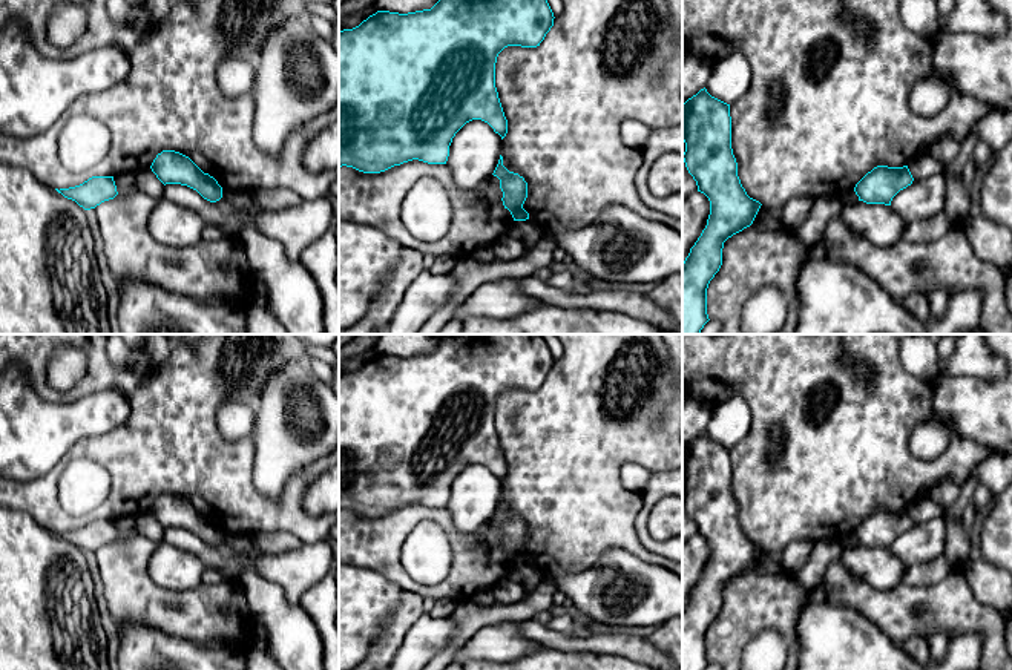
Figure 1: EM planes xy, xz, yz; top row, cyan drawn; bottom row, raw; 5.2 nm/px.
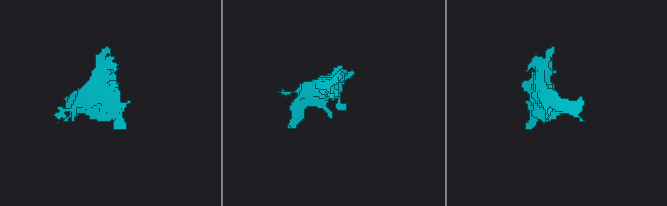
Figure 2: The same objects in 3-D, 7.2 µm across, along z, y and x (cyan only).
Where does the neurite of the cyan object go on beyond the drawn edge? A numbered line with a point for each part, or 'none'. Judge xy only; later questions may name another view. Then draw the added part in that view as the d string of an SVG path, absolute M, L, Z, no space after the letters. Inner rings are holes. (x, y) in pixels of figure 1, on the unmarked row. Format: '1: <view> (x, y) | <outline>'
none

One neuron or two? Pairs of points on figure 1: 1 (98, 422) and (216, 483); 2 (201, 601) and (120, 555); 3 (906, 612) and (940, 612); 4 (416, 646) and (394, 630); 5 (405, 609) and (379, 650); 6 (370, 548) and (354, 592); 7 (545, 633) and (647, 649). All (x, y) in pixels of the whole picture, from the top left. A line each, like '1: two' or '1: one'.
1: two
2: one
3: one
4: two
5: one
6: two
7: one

